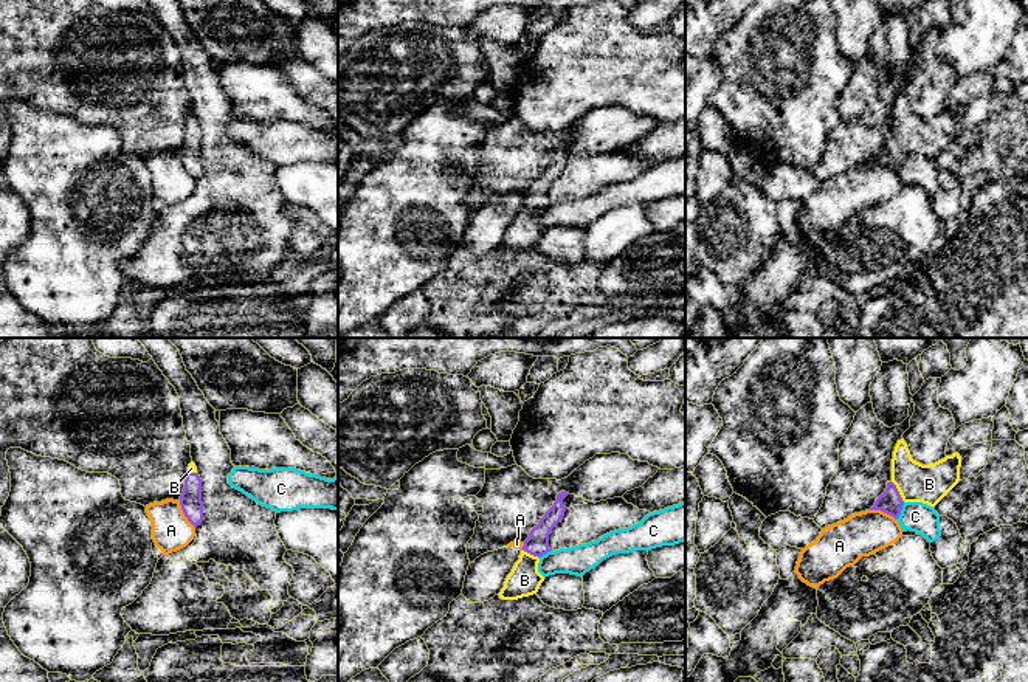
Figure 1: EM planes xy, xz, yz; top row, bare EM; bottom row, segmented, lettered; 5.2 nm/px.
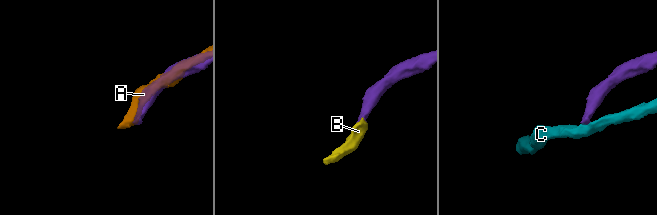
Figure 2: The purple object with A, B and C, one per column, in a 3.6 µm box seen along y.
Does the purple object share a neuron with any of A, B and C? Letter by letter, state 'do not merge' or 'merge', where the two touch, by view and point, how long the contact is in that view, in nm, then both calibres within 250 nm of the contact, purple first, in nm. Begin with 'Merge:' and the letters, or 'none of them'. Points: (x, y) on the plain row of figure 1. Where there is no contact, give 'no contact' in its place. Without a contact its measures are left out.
Merge: B
A: do not merge | yz (884, 165) | 160 nm | 120/220 nm
B: merge | yz (898, 144) | 130 nm | 120/200 nm
C: do not merge | yz (901, 161) | 100 nm | 120/160 nm

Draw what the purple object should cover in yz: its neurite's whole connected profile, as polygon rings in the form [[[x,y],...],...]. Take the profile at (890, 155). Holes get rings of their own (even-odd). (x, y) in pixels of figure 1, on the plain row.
[[[901,91],[893,104],[892,133],[870,163],[881,163],[898,172],[906,155],[935,160],[958,136],[960,119],[958,105],[923,118],[912,112],[907,96]]]

